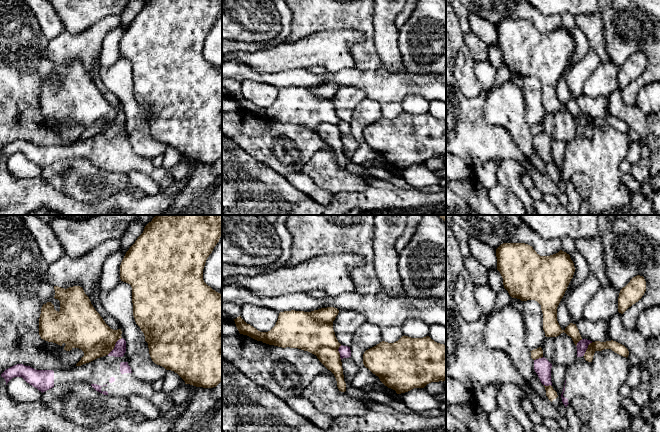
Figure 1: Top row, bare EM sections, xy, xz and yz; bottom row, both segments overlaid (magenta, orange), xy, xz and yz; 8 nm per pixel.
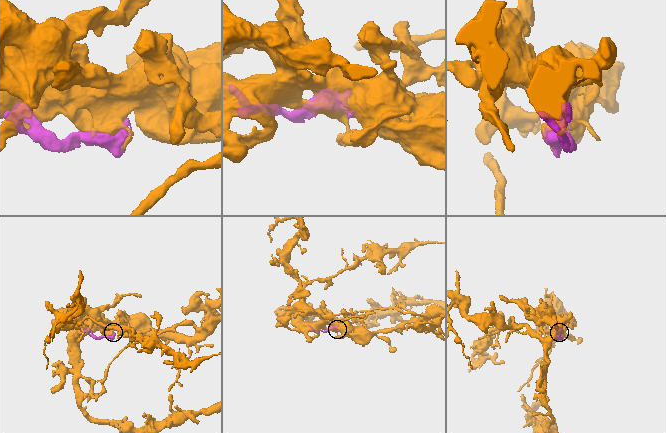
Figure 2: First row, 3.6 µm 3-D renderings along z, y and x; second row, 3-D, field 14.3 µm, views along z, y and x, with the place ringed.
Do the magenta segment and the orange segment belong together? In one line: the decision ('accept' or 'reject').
reject

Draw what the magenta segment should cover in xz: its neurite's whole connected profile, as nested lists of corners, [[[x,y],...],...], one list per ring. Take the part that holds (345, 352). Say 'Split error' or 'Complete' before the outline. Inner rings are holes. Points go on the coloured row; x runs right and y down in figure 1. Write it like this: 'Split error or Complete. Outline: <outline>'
Split error. Outline: [[[341,345],[338,351],[340,353],[344,378],[351,382],[360,367],[351,359],[350,347]]]

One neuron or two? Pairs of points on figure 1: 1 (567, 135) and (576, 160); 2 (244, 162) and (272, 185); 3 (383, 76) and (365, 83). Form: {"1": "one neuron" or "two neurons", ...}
{"1": "two neurons", "2": "one neuron", "3": "one neuron"}

